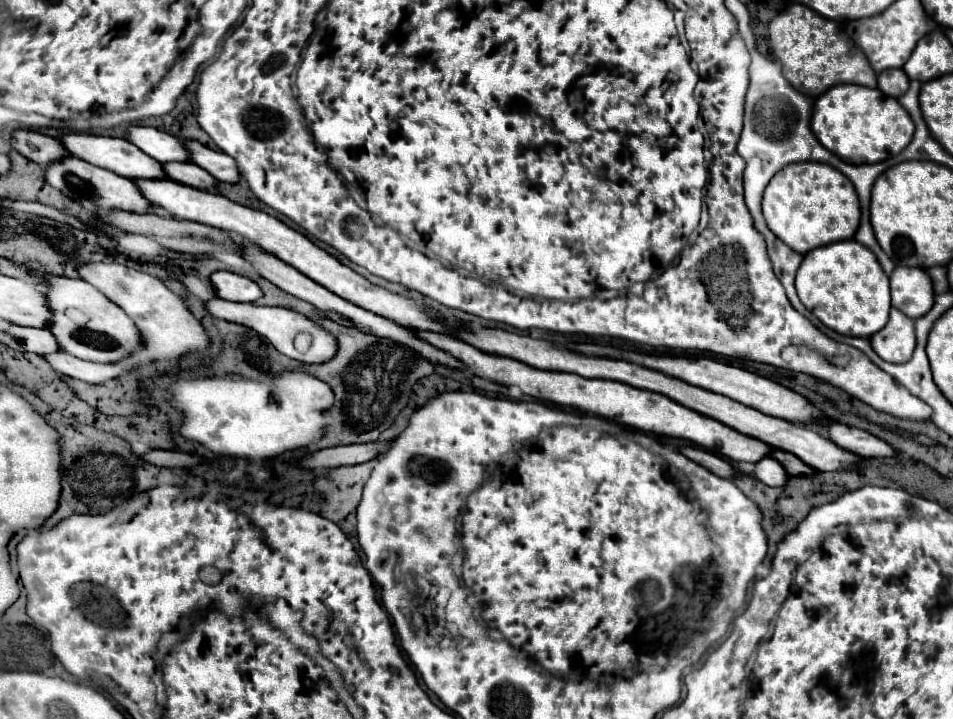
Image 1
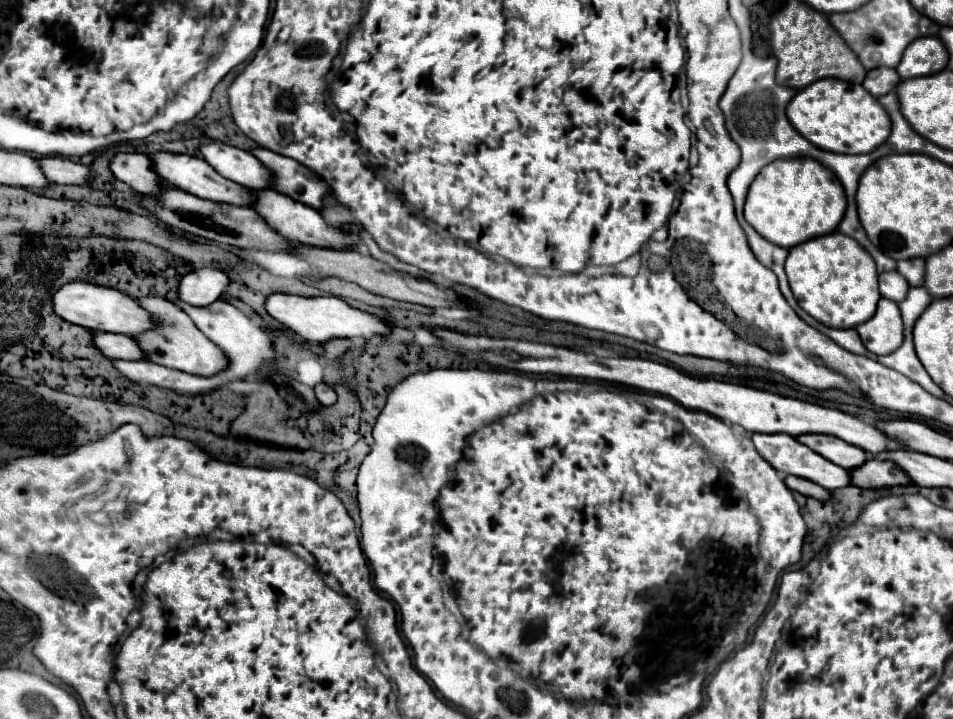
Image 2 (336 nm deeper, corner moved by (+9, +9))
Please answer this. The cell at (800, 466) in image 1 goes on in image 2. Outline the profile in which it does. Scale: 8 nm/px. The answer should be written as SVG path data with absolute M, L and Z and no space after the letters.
M873 457L861 469L853 469L853 483L863 489L885 489L897 485L911 485L913 481L893 461Z

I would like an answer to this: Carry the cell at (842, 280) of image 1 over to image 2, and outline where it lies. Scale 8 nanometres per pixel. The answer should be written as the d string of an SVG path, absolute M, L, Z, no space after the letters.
M837 231L791 247L785 273L801 309L827 327L857 327L869 321L881 299L873 257L855 239Z

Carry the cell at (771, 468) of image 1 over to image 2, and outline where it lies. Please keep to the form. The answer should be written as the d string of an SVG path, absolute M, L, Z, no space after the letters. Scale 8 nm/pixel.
M753 433L753 443L757 447L757 451L781 473L787 473L787 475L797 475L797 477L803 477L803 479L809 479L809 481L815 481L819 483L821 487L825 489L841 489L841 487L849 487L851 485L851 471L849 469L843 469L835 463L831 463L829 459L825 459L823 455L815 453L813 449L809 449L807 445L799 443L795 437L787 435L787 433L773 433L773 435L765 435L765 433Z

